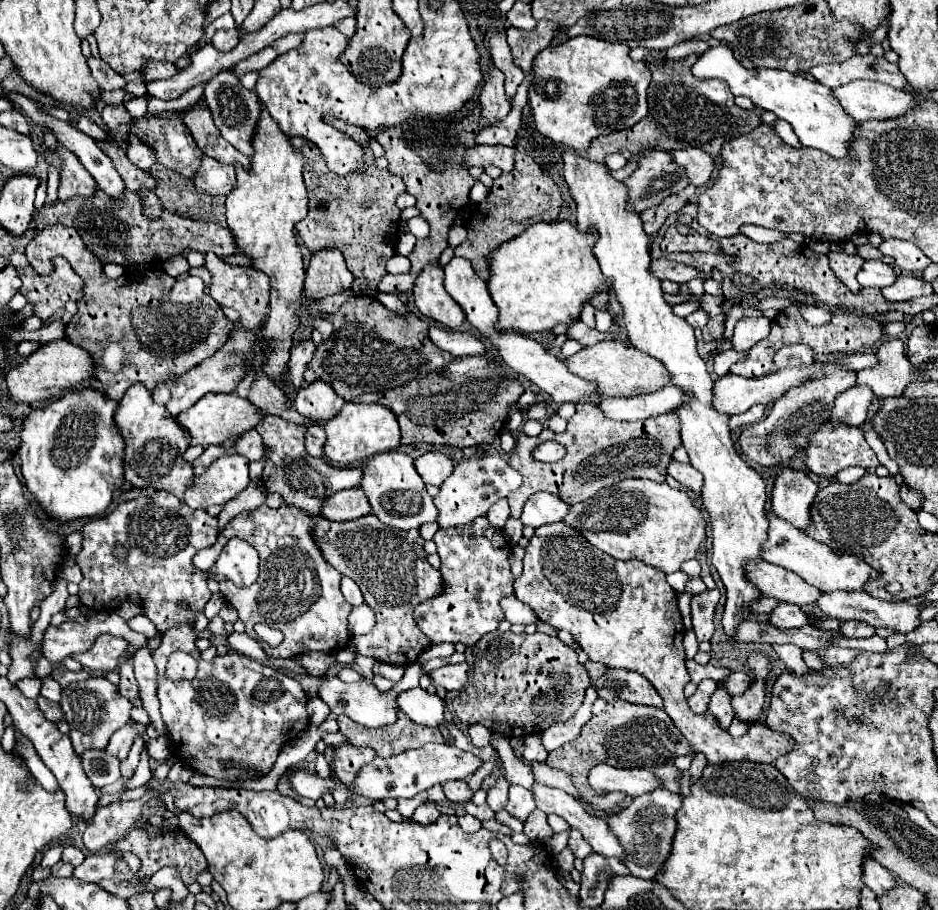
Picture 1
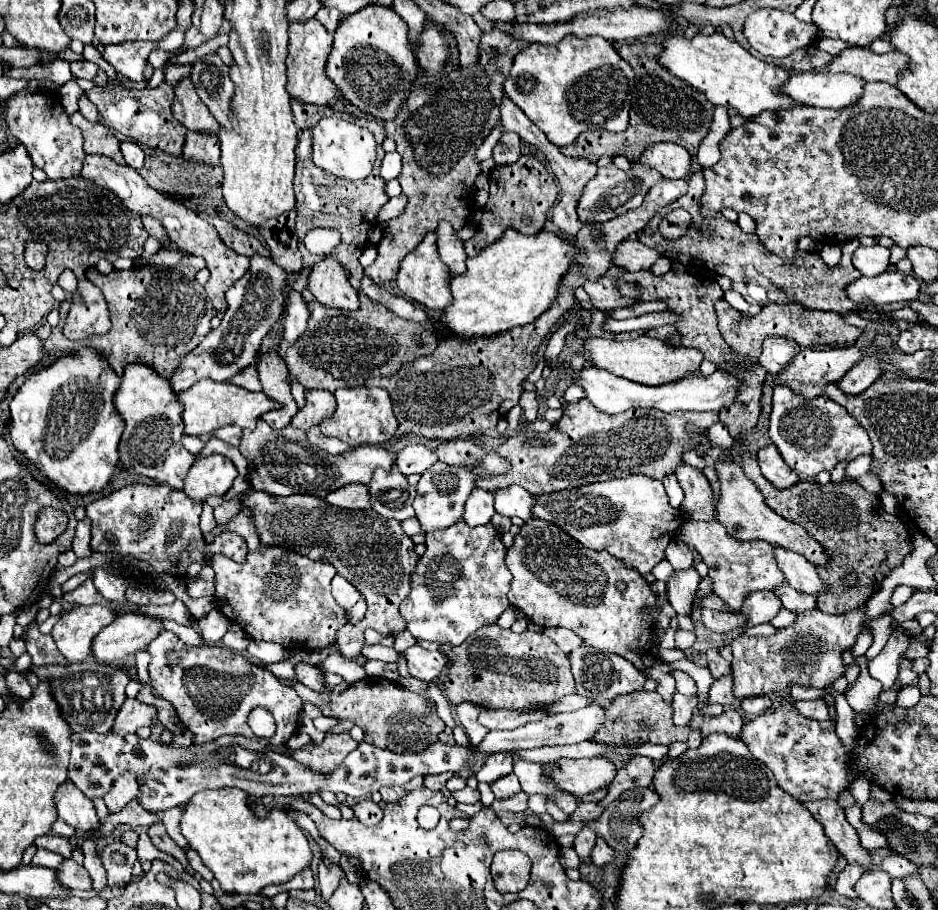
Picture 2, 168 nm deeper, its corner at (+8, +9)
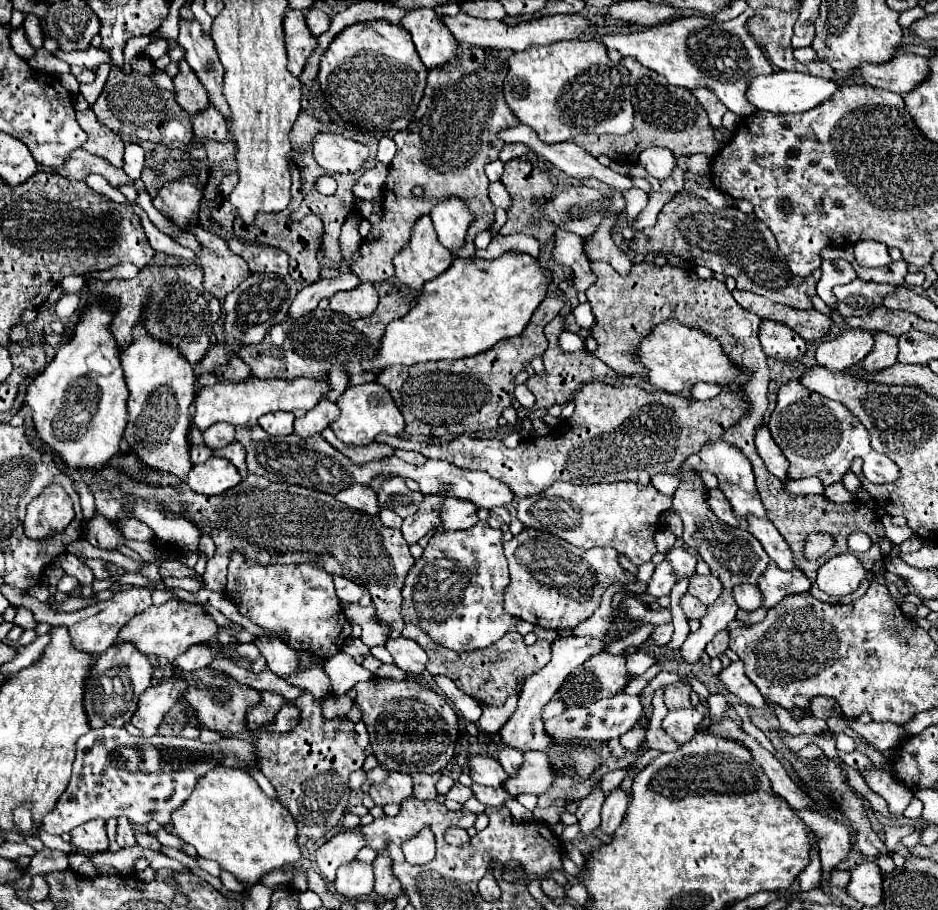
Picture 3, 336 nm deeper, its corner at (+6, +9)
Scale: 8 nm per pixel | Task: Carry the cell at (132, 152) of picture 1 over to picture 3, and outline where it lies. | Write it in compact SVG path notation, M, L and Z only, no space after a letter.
M127 144L125 146L125 156L123 156L123 170L125 174L135 182L141 176L143 170L143 148L139 144Z

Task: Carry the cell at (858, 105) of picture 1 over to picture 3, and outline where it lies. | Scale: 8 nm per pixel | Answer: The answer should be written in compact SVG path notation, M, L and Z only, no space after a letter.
M773 72L767 76L757 76L749 82L747 88L747 100L755 106L755 110L767 110L773 114L797 114L797 112L807 112L821 102L829 100L833 92L839 86L833 80L821 80L809 74L799 74L799 72Z

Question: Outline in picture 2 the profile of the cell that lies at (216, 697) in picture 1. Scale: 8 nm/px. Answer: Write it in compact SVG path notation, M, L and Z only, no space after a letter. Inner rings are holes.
M167 630L159 632L159 636L147 646L147 652L151 654L151 688L157 696L173 704L179 722L189 732L193 732L193 744L213 742L227 734L255 738L255 734L247 726L247 712L251 712L251 708L255 706L263 706L269 712L273 712L277 724L277 730L267 740L267 744L283 746L289 740L289 736L297 730L301 712L299 694L291 686L283 684L273 672L249 662L245 656L235 654L225 646L187 646L173 632ZM167 650L177 650L181 656L179 662L171 668L165 660Z

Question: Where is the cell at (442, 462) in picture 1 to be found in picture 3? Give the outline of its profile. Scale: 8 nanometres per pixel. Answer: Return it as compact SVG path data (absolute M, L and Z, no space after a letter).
M395 450L395 456L405 460L405 462L409 462L409 464L415 464L415 466L421 466L427 460L425 456L421 456L417 452L407 452L407 450Z

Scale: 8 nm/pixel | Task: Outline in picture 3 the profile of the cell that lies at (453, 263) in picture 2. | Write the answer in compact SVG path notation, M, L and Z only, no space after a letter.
M447 196L441 204L433 206L431 218L441 244L445 244L449 250L465 244L465 234L475 222L475 214L459 196Z

